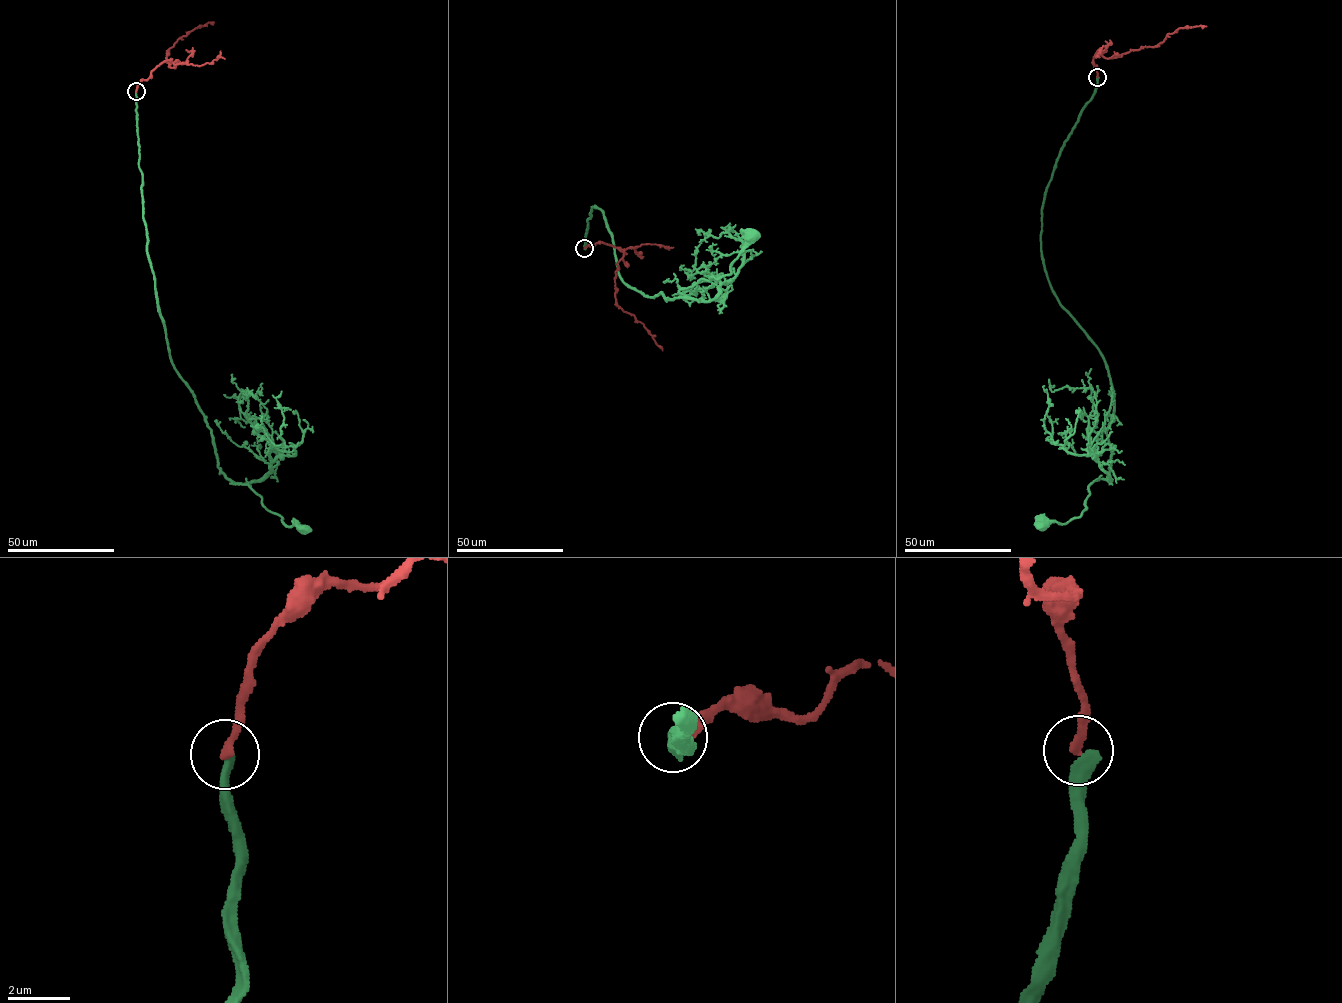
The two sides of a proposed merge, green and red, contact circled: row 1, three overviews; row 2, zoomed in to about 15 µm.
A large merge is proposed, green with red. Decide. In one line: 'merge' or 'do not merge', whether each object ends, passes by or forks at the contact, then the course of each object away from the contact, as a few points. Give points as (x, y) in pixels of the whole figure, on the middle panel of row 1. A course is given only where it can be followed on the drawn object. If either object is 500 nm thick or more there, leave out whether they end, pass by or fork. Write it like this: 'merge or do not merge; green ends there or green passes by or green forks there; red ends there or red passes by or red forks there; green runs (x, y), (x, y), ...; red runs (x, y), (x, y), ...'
do not merge; green ends there; red ends there; green runs (584, 248), (595, 206), (628, 286), (673, 300), (701, 279), (728, 275), (751, 237); red runs (584, 248), (599, 242), (623, 249), (615, 274), (616, 303), (643, 324), (662, 350)

